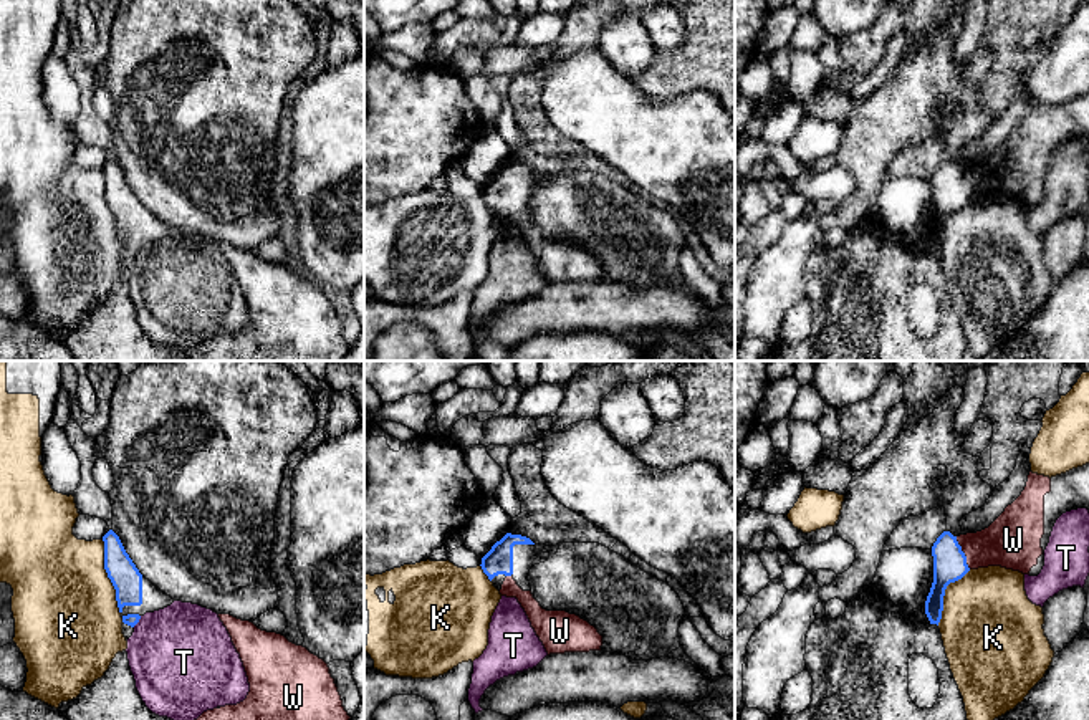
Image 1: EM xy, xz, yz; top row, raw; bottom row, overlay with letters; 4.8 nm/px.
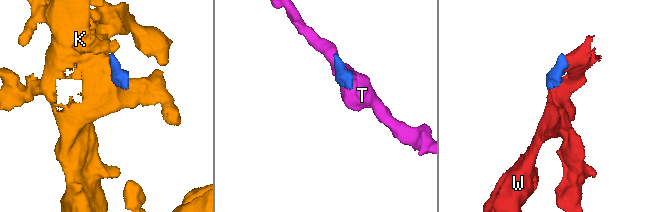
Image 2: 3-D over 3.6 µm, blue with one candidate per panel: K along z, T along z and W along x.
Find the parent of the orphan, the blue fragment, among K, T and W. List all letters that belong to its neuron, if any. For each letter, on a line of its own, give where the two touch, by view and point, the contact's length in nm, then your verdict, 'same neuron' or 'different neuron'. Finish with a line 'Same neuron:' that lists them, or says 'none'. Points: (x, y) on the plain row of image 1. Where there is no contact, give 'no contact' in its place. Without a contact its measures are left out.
K: meets blue in xy at (108, 206); contact 380 nm long; different neuron
T: meets blue in xy at (138, 250); contact 70 nm long; different neuron
W: meets blue in yz at (964, 182); contact 180 nm long; same neuron
Same neuron: W

